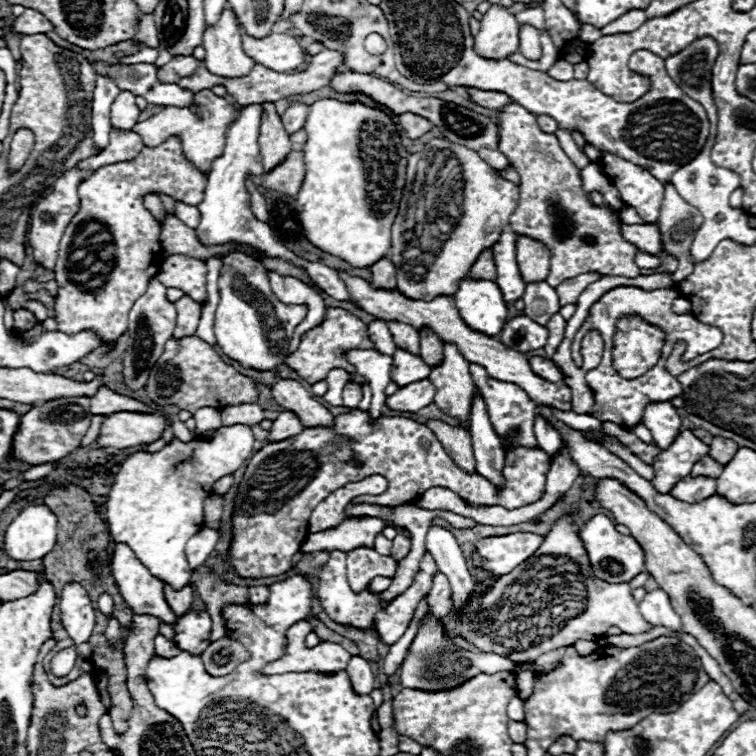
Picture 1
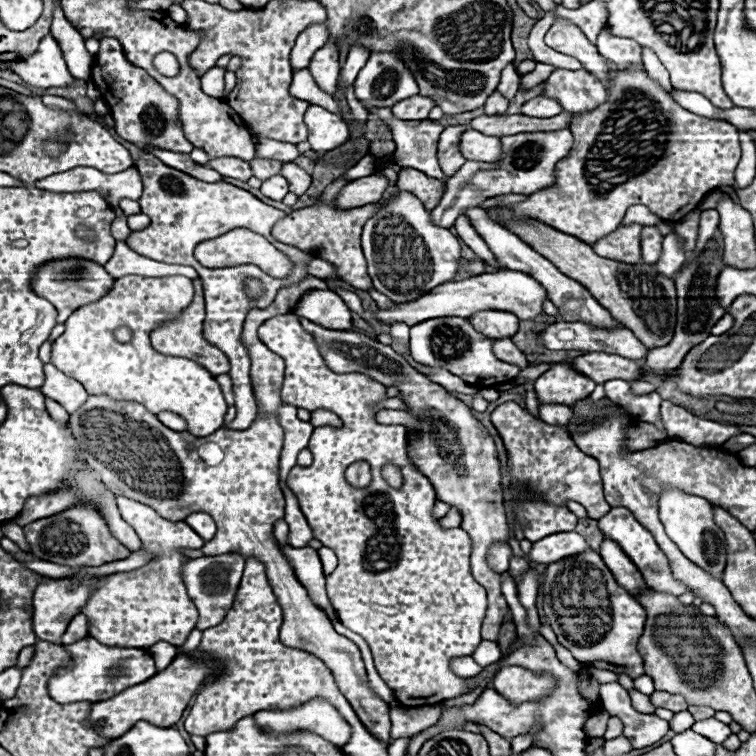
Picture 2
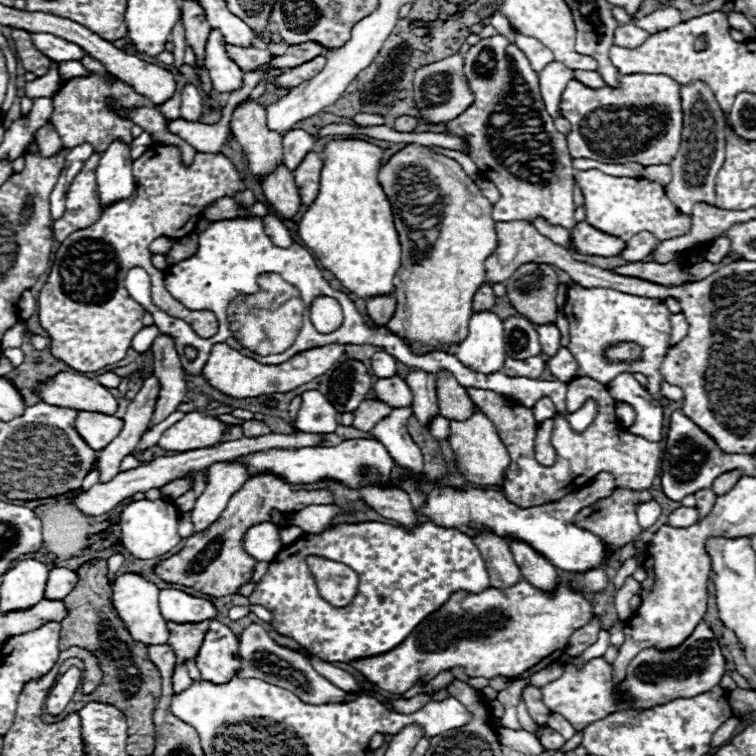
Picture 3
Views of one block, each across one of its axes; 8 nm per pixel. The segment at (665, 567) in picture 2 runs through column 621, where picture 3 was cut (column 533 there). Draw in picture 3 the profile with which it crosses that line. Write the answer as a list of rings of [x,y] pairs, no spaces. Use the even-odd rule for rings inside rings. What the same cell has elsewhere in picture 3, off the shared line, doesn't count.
[[[600,472],[590,484],[585,484],[573,491],[570,496],[564,496],[564,500],[542,504],[534,508],[518,508],[516,504],[508,502],[502,492],[492,490],[454,490],[454,488],[440,488],[440,486],[426,486],[426,494],[430,496],[426,506],[420,510],[420,514],[428,516],[440,526],[454,526],[470,536],[474,536],[480,528],[490,528],[502,538],[518,538],[528,542],[534,550],[538,550],[544,558],[550,560],[556,568],[570,570],[570,572],[586,572],[590,568],[598,568],[598,564],[604,562],[606,546],[598,536],[592,532],[578,528],[574,524],[574,516],[582,508],[592,505],[594,502],[608,497],[615,489],[615,480],[612,474]]]

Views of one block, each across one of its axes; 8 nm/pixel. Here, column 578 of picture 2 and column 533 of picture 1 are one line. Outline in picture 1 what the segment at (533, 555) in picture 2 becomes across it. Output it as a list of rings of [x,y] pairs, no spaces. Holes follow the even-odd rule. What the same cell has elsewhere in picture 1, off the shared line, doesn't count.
[[[508,534],[508,536],[492,536],[482,538],[476,542],[474,550],[482,558],[482,566],[492,572],[494,576],[504,576],[506,572],[512,572],[518,564],[522,564],[526,558],[530,558],[538,546],[542,544],[544,536],[536,534]]]

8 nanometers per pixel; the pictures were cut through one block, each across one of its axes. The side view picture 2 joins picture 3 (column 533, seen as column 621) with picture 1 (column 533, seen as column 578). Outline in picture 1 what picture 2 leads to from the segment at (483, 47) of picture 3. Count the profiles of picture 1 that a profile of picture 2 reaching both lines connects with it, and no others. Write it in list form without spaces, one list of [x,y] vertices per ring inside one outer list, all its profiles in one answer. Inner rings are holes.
[[[516,102],[502,108],[496,124],[500,132],[498,150],[520,174],[520,198],[514,214],[510,216],[510,228],[516,234],[542,242],[550,250],[552,262],[546,282],[556,288],[562,280],[586,272],[630,278],[638,276],[640,268],[634,264],[638,248],[620,236],[618,228],[622,222],[618,216],[614,216],[608,208],[590,204],[588,194],[582,190],[580,170],[560,148],[556,134],[542,132],[536,116]]]

